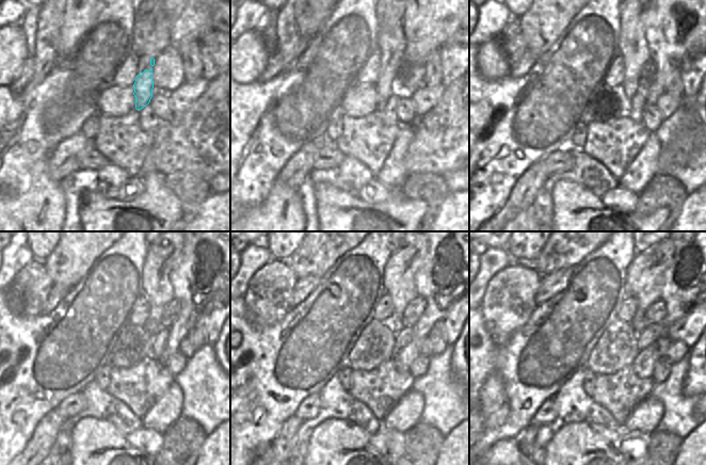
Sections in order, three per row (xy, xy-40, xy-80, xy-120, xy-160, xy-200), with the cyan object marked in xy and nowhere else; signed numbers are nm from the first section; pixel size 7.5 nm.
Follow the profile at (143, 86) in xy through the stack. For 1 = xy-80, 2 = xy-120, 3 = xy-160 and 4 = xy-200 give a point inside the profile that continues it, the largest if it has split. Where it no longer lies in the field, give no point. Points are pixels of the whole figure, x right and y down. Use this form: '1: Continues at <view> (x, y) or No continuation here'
1: Continues at xy-80 (634, 18)
2: Continues at xy-120 (162, 257)
3: Continues at xy-160 (399, 275)
4: Continues at xy-200 (644, 274)

